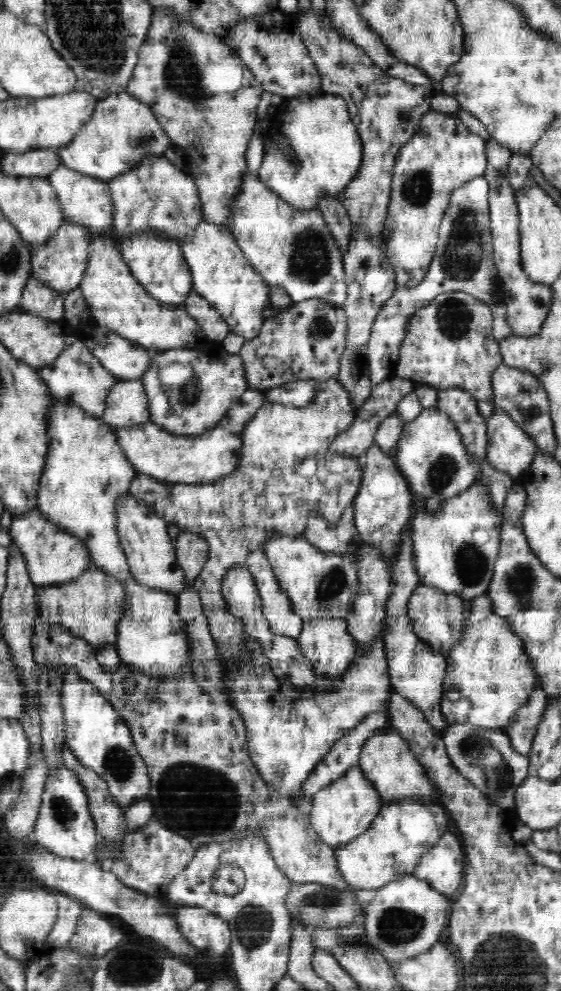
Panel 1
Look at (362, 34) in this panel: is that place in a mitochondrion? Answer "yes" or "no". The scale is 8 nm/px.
no

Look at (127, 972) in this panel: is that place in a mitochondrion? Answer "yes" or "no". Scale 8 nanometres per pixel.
yes

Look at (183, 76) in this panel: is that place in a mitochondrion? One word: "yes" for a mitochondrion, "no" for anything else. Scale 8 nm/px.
yes

